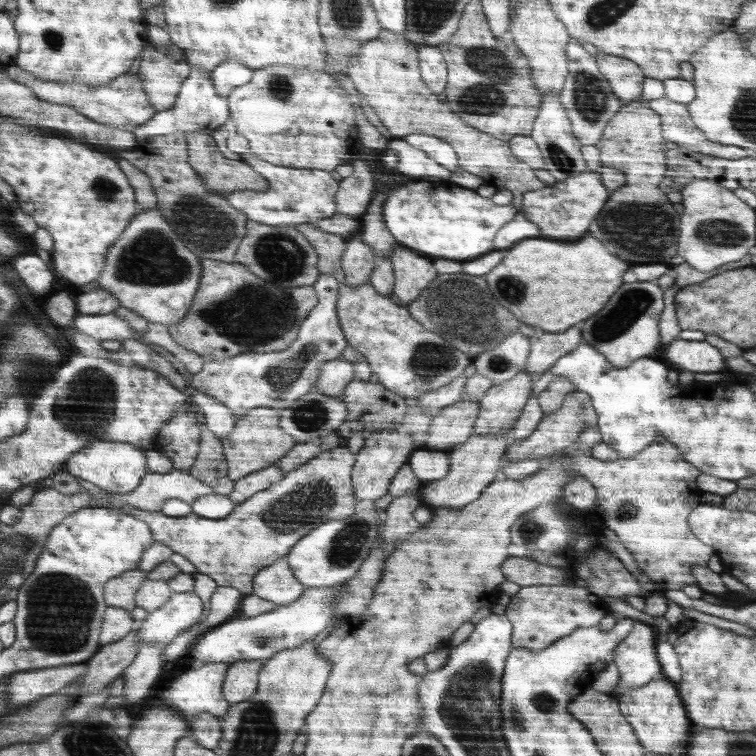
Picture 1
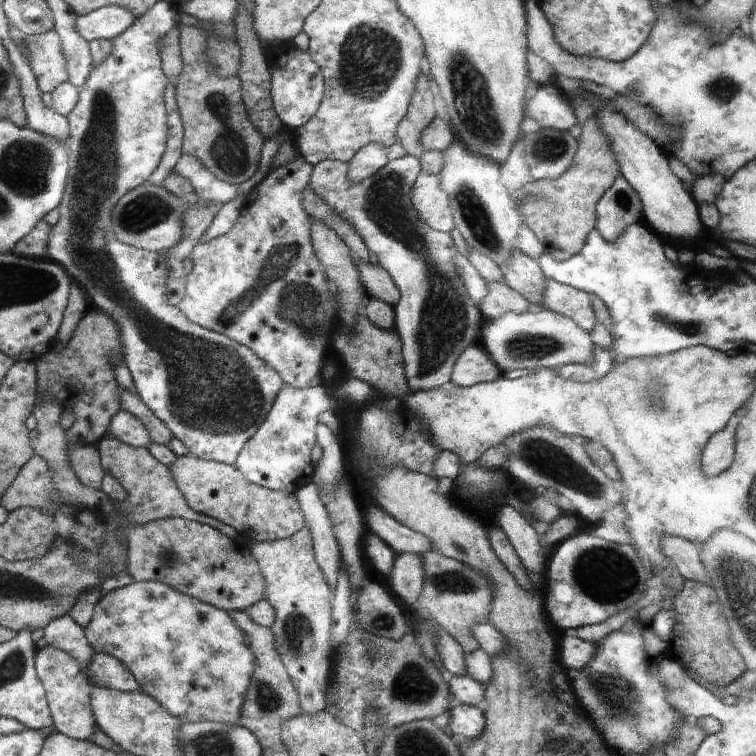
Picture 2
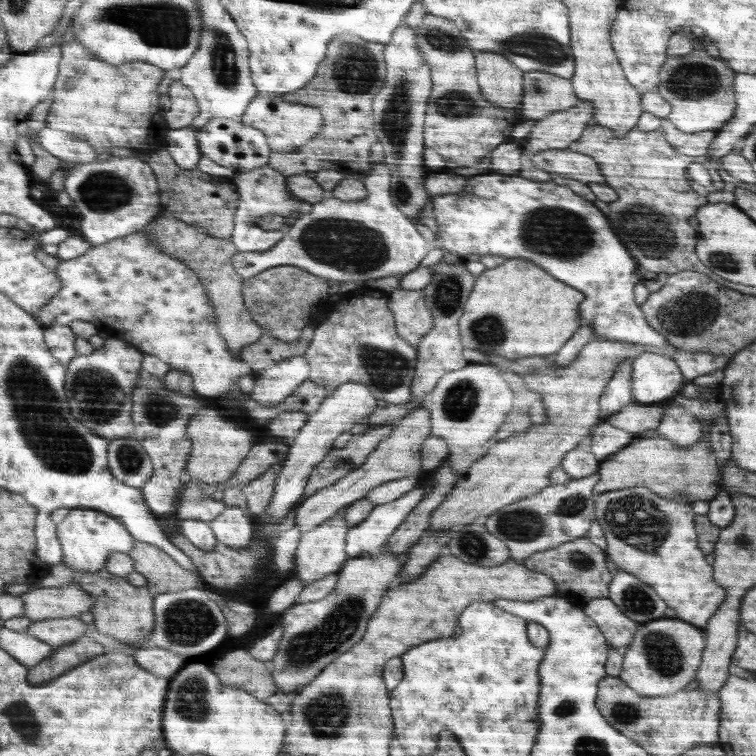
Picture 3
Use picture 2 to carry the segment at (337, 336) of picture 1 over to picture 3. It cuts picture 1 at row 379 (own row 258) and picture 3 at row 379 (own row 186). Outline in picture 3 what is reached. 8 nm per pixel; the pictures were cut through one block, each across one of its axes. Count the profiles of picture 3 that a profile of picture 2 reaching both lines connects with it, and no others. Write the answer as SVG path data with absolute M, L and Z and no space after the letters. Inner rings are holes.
M295 356L252 374L255 384L248 395L257 403L270 406L295 394L310 378L310 365L304 356Z

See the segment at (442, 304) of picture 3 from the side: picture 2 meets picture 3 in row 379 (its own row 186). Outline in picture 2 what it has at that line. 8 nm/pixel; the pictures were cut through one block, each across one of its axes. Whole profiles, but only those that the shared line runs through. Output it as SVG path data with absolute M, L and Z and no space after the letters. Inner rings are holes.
M421 172L419 174L412 190L412 204L416 207L416 214L424 220L424 224L428 224L434 230L443 231L444 233L450 233L454 230L455 221L451 202L448 194L440 188L440 173L428 174L428 172Z

